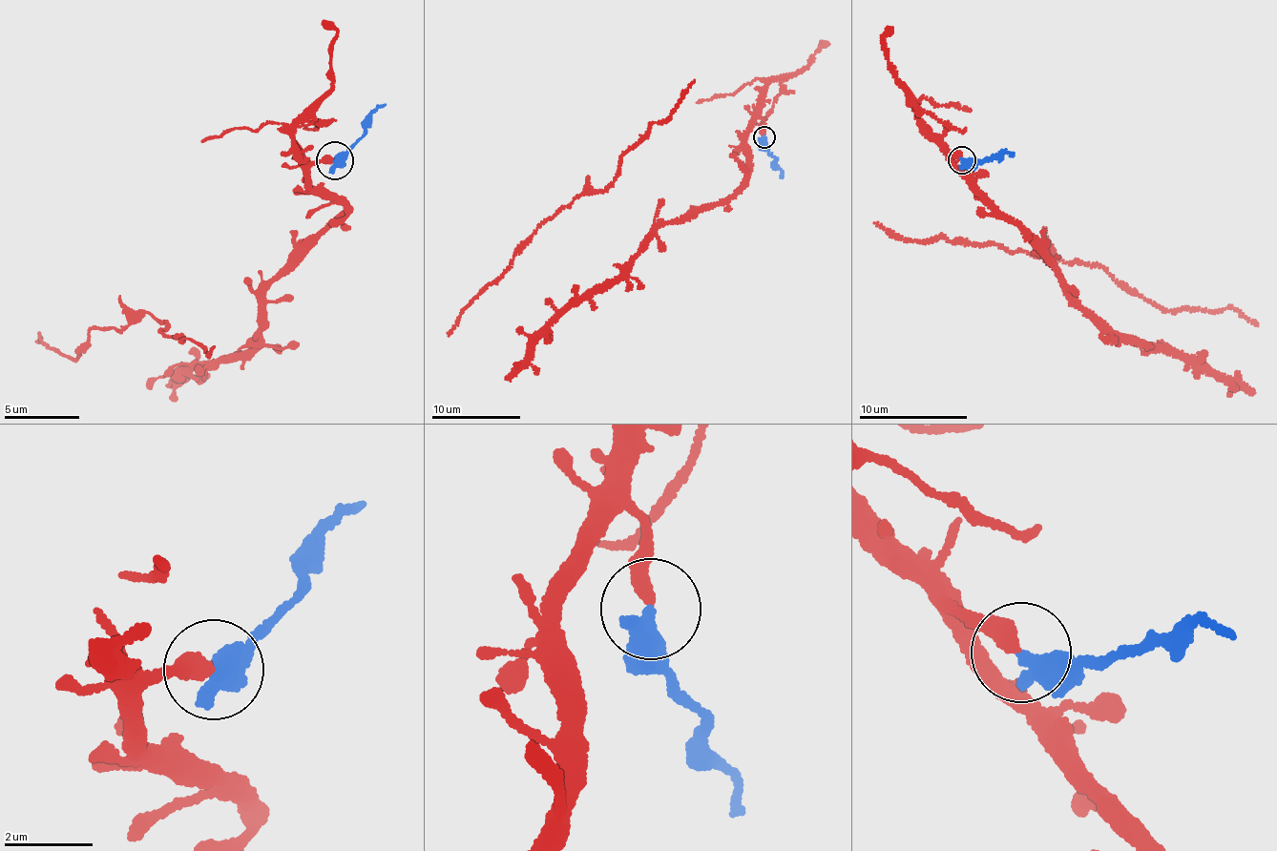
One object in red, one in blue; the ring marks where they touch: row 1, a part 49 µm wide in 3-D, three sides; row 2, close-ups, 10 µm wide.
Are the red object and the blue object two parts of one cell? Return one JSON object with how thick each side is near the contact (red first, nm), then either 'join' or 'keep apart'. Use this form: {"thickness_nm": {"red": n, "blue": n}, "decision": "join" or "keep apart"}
{"thickness_nm": {"red": 360, "blue": 480}, "decision": "keep apart"}

